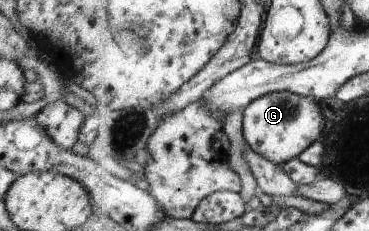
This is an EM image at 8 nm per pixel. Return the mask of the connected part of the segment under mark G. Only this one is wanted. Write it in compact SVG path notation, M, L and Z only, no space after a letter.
M286 90L256 98L242 115L242 134L248 147L281 165L300 157L302 151L306 151L314 141L321 141L322 131L326 127L318 102Z

